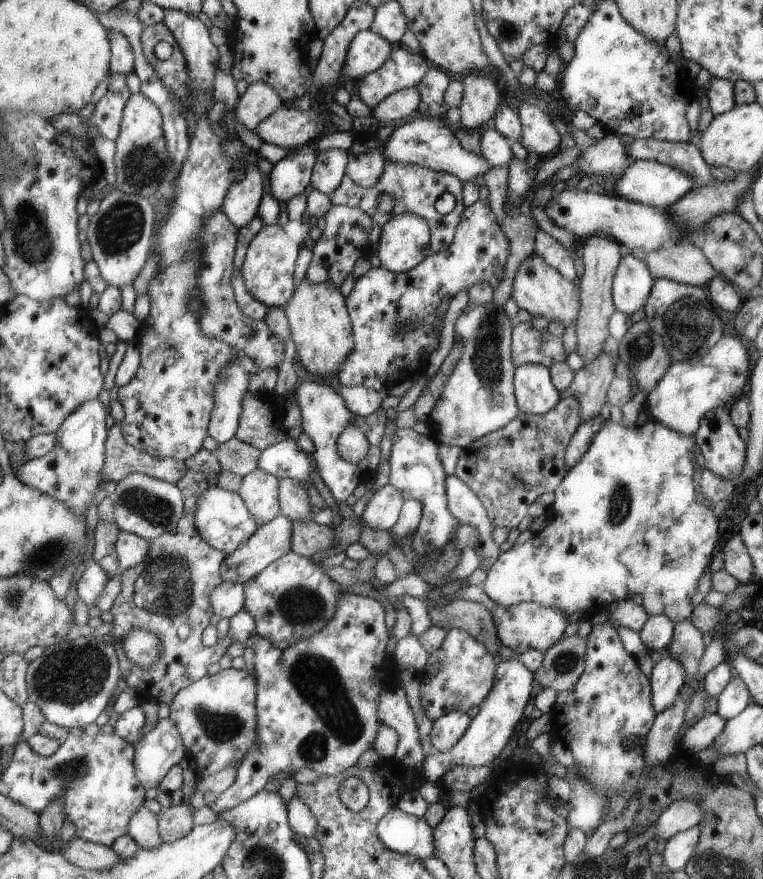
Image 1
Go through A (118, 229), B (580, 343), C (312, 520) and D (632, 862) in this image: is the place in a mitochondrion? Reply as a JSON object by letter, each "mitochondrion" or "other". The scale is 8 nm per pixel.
{"A":"mitochondrion","B":"other","C":"other","D":"other"}

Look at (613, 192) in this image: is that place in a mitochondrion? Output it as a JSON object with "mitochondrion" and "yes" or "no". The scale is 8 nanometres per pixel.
{"mitochondrion":"no"}

